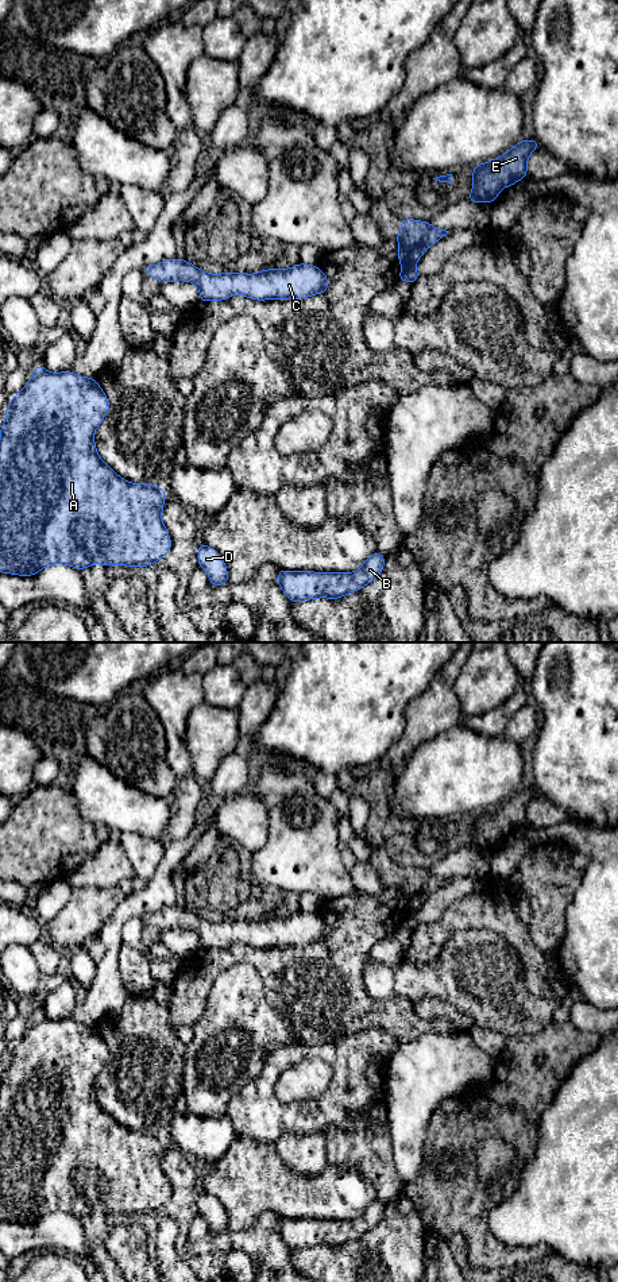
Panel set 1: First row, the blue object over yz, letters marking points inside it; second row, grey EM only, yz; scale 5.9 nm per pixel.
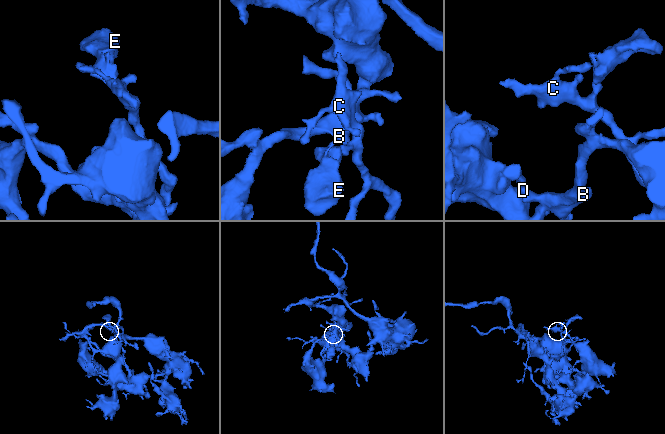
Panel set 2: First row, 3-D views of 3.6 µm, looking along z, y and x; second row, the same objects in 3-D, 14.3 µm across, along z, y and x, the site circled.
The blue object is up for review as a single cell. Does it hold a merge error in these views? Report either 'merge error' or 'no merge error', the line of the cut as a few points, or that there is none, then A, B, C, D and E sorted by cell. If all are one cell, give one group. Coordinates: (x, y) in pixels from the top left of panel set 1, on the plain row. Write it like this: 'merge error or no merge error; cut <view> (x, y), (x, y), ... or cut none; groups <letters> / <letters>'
merge error; cut yz (413, 912), (402, 916); groups A B C D / E

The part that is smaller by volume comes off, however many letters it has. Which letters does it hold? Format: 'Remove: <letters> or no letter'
Remove: E

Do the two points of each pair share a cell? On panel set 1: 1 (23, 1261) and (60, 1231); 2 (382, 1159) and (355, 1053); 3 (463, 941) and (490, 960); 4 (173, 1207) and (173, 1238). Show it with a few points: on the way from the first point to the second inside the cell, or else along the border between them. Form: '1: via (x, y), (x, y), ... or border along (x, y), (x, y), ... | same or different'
1: border along (34, 1251), (26, 1251), (14, 1258) | different
2: border along (383, 1096), (366, 1109), (362, 1128), (343, 1126) | different
3: via (470, 948), (483, 960) | same
4: border along (166, 1215), (177, 1223), (180, 1240) | different

